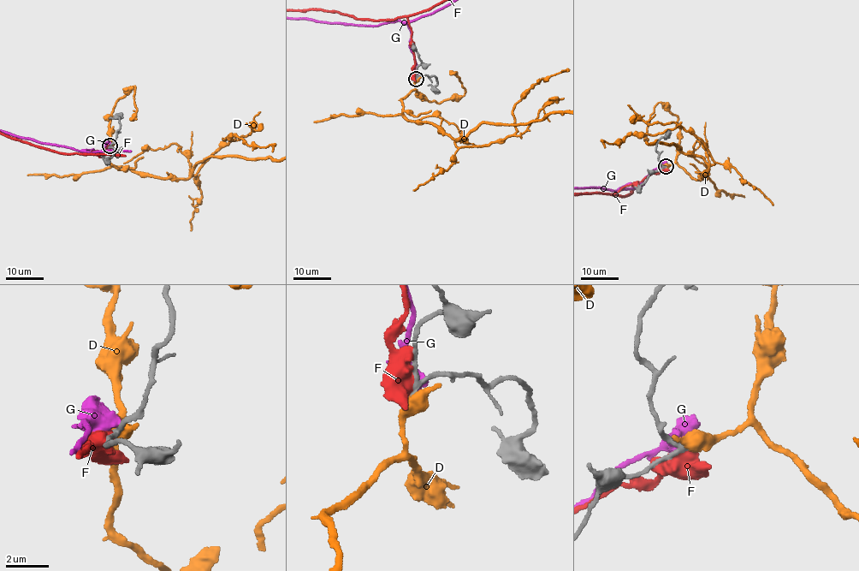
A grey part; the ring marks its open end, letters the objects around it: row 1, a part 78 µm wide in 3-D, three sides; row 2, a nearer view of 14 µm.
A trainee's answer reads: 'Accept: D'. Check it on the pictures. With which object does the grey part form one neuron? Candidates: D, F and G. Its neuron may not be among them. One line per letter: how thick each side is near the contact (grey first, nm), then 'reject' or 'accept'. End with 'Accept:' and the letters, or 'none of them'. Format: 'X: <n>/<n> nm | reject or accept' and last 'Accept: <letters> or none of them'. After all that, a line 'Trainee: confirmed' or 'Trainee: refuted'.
D: 200/750 nm | accept
F: 240/800 nm | reject
G: 260/550 nm | reject
Accept: D
Trainee: confirmed

